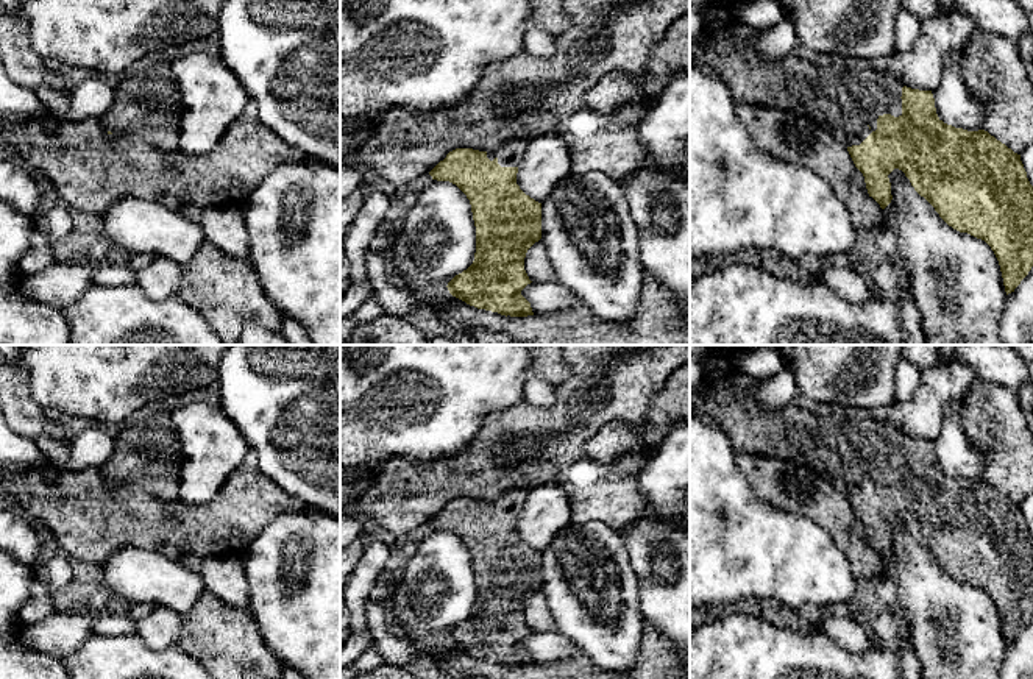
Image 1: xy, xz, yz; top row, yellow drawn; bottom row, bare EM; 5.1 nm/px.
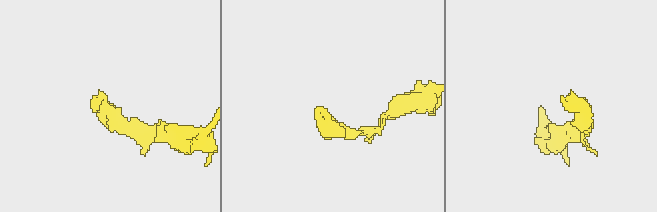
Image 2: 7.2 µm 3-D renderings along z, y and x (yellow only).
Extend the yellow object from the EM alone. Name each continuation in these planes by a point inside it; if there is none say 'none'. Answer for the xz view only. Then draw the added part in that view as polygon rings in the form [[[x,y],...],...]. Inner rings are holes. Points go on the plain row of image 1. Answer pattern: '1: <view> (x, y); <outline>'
1: xz (509, 503); [[[524,489],[509,490],[501,493],[493,501],[487,501],[487,507],[490,510],[496,507],[501,517],[520,517],[526,496],[527,490]]]

